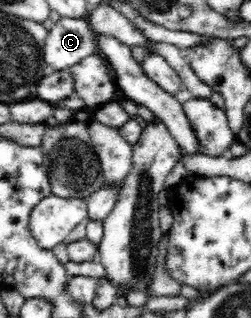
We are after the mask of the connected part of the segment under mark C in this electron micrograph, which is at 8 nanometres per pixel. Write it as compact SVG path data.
M61 17L54 27L48 30L45 48L43 48L43 57L50 70L68 71L73 66L77 67L93 54L99 54L97 34L88 20Z

